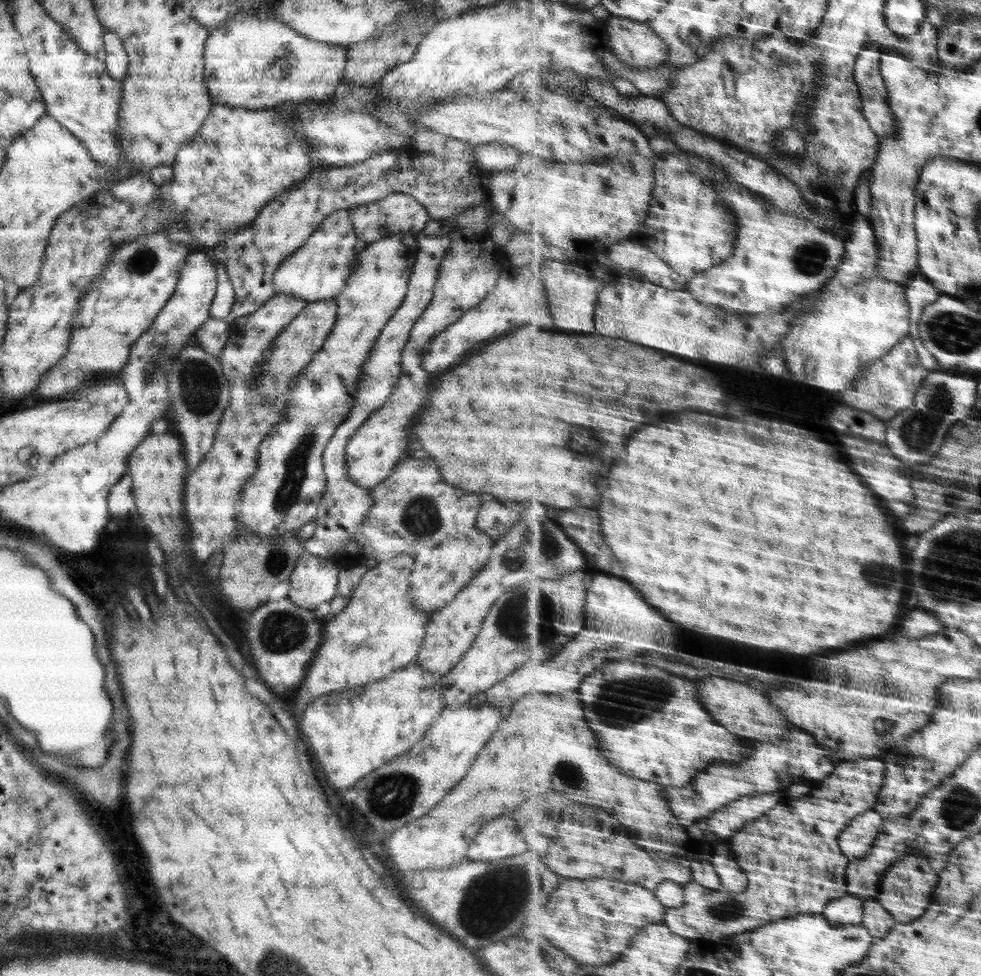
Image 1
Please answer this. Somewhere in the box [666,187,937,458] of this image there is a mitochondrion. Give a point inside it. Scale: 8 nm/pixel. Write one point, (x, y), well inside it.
(811, 259)

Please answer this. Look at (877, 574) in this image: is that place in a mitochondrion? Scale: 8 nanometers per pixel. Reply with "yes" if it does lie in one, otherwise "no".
yes

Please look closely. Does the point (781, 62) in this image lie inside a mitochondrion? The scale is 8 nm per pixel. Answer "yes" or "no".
yes

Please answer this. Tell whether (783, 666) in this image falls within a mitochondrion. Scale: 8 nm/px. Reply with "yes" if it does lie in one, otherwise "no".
no

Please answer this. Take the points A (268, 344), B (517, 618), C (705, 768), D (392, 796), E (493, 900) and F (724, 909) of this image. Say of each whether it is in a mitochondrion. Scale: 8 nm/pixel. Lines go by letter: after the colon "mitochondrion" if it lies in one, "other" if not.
A: other
B: mitochondrion
C: other
D: mitochondrion
E: mitochondrion
F: mitochondrion

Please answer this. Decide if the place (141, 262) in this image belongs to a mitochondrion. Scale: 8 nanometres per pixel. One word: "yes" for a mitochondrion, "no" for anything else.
yes

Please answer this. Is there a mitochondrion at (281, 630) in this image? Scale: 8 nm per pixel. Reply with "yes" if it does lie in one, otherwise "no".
yes

